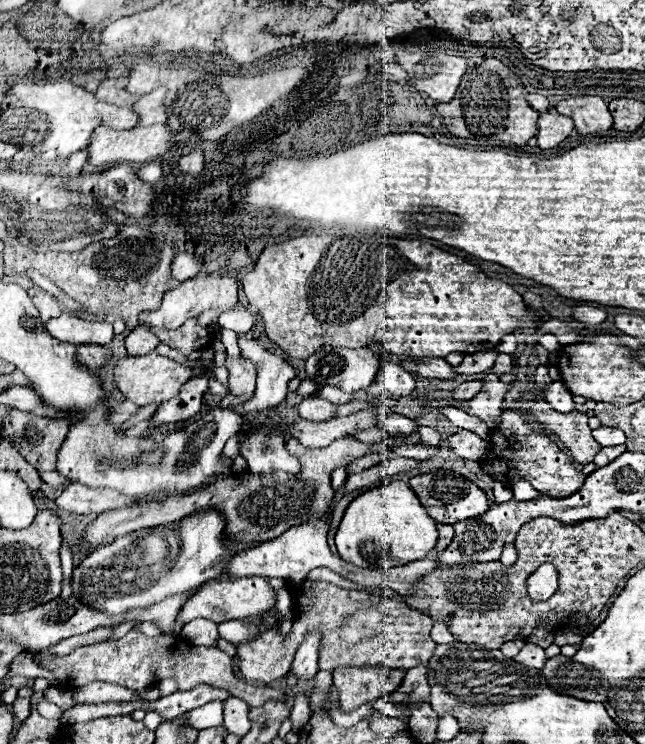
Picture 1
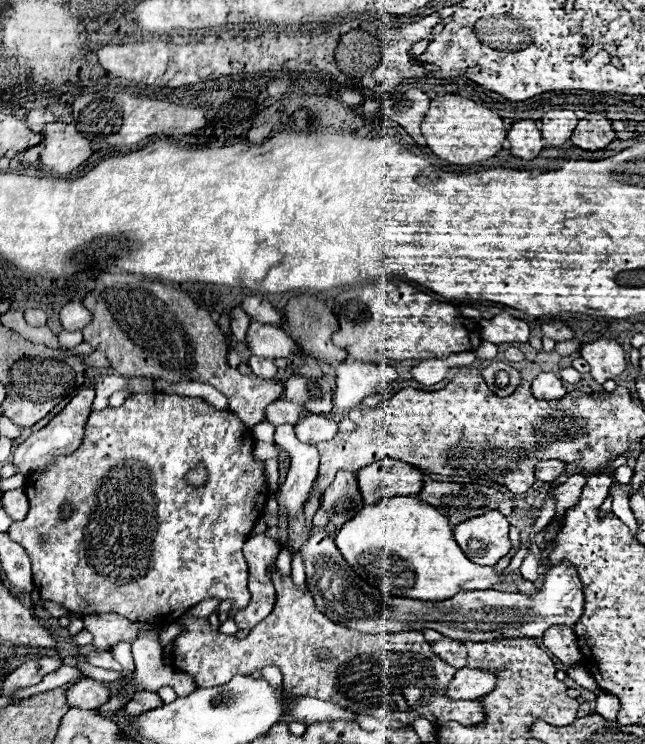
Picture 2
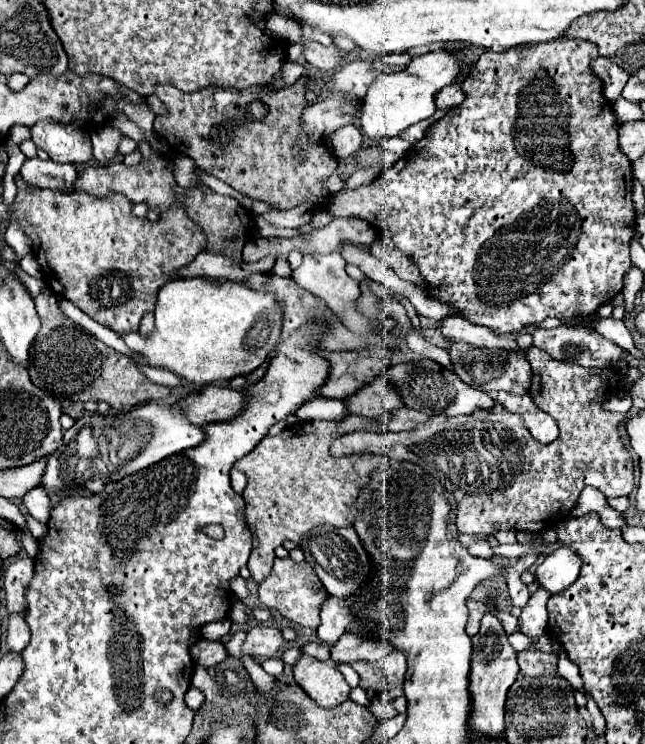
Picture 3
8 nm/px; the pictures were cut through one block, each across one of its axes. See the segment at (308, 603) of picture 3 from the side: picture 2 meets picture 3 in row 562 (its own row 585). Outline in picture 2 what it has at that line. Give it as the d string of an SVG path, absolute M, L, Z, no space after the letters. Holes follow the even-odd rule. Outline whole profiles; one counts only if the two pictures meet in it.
M276 566L270 568L270 578L278 594L274 612L266 622L252 628L250 636L244 640L214 630L208 618L182 616L180 634L174 640L174 668L190 674L198 688L210 688L214 684L226 684L236 674L250 676L264 666L276 666L284 674L284 686L290 694L328 700L340 708L378 720L398 720L412 726L416 718L426 718L434 728L440 728L446 722L460 722L464 726L484 722L486 710L480 700L450 700L446 696L446 688L450 680L454 680L456 668L442 662L432 652L422 630L374 636L342 628L316 610L306 584L296 586L292 576L282 576ZM320 650L326 650L330 658L318 658L316 654ZM328 660L334 662L330 671Z

